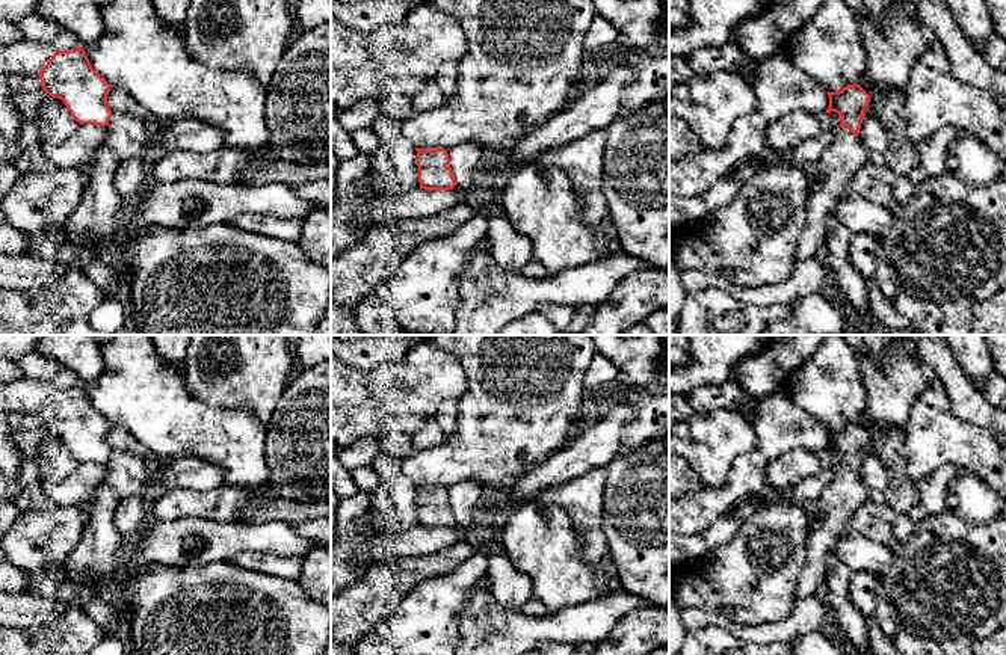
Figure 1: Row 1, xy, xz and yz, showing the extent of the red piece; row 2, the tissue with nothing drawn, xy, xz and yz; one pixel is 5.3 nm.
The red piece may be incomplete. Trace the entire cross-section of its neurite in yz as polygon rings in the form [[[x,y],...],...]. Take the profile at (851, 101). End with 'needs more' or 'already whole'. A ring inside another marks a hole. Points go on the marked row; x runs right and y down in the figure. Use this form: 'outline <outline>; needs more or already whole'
outline [[[847,85],[838,92],[828,91],[828,97],[825,113],[838,113],[841,122],[834,131],[832,143],[813,168],[816,183],[808,193],[808,216],[798,238],[796,261],[813,258],[826,244],[841,193],[849,189],[853,174],[869,161],[869,152],[858,134],[870,95],[859,85]]]; needs more

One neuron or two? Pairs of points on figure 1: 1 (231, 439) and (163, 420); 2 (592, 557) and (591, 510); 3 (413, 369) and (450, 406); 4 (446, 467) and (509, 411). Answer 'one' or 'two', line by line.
1: one
2: one
3: two
4: one

